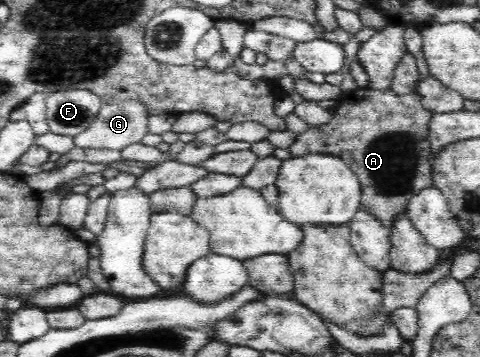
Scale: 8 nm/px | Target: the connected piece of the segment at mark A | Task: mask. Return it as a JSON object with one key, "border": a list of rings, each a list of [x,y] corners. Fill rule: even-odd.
{"border":[[[358,87],[352,93],[344,94],[334,110],[330,122],[324,125],[310,125],[307,131],[298,134],[289,152],[292,157],[320,153],[336,156],[344,161],[358,177],[361,186],[360,211],[368,212],[386,228],[391,229],[397,219],[406,214],[412,196],[433,186],[433,154],[429,133],[433,113],[423,108],[423,97],[418,93],[401,95],[390,88],[371,90],[368,87]]]}

